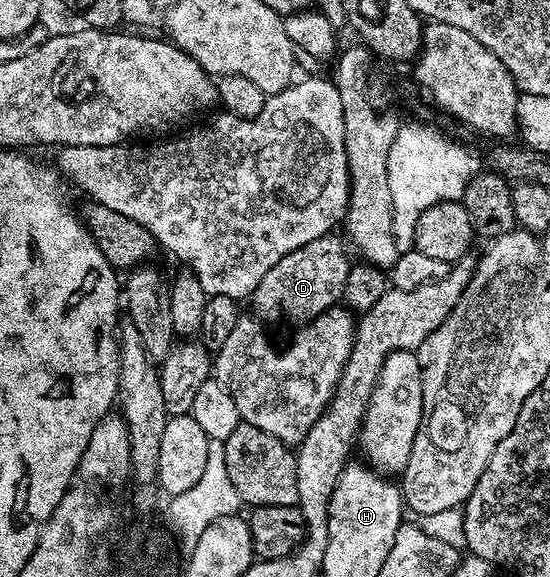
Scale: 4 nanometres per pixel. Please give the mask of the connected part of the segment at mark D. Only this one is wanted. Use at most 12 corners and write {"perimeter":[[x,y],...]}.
{"perimeter":[[337,233],[277,261],[251,296],[262,322],[336,306],[351,266]]}

